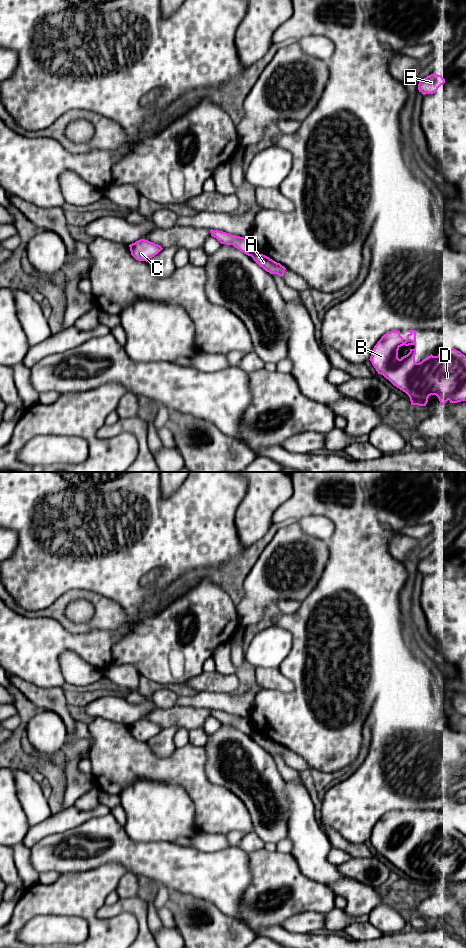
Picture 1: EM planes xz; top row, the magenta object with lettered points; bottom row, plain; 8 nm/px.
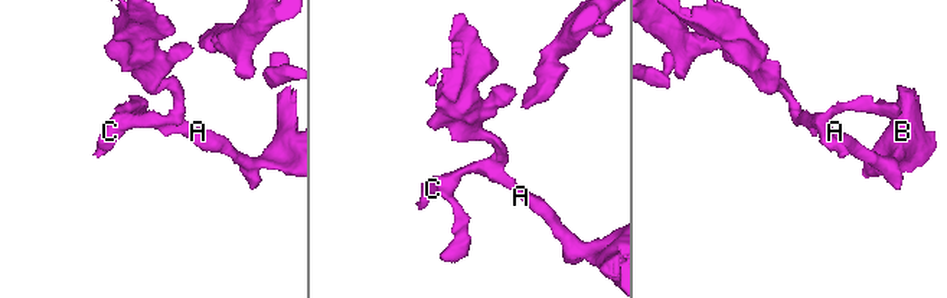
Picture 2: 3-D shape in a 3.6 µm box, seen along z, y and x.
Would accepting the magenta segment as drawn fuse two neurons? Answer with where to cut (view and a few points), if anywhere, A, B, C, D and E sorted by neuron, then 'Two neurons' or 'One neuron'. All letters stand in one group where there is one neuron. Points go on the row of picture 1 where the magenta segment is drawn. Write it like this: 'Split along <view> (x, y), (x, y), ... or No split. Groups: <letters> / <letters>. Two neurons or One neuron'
Split along xz (256, 252), (252, 257). Groups: A B D E / C. Two neurons

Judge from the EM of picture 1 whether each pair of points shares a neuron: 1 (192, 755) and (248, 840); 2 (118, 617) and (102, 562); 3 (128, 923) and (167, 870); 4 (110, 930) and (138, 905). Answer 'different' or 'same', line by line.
1: different
2: different
3: different
4: different

